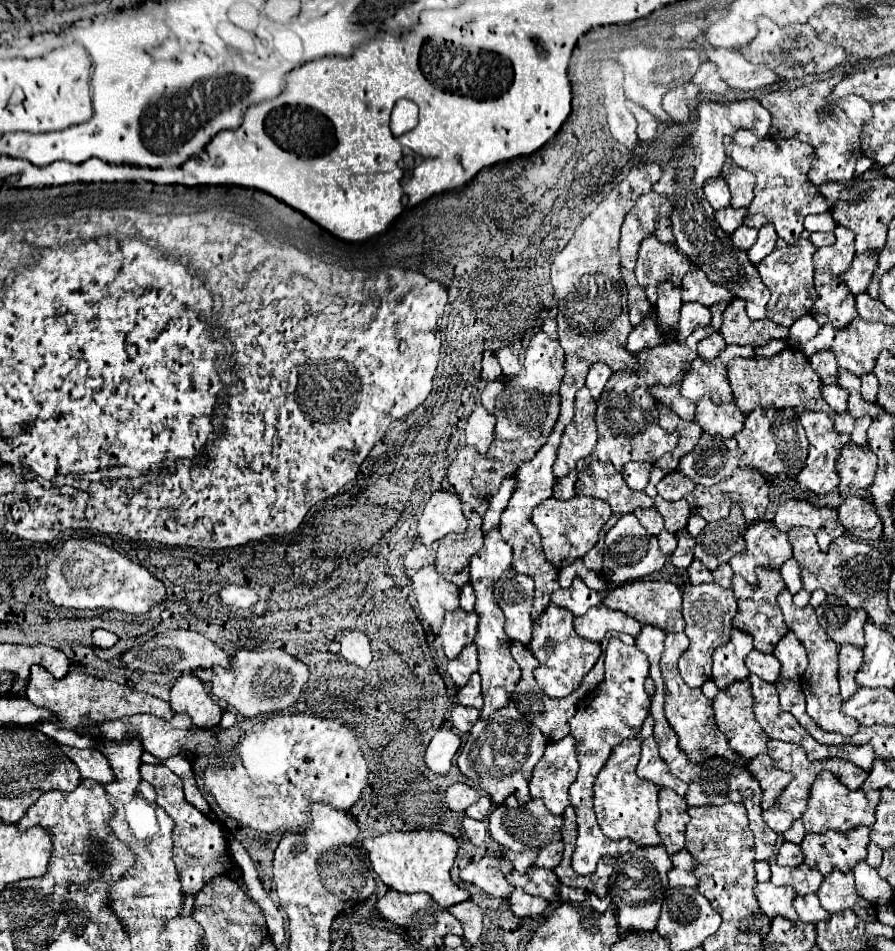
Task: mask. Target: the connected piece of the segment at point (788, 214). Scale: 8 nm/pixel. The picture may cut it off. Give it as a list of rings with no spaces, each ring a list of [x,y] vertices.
[[[767,138],[757,142],[751,148],[733,146],[731,158],[745,170],[751,170],[757,176],[755,184],[755,198],[747,208],[745,224],[751,228],[761,228],[765,224],[773,224],[779,238],[783,238],[789,244],[795,244],[799,234],[803,232],[803,220],[809,214],[821,214],[831,208],[827,200],[823,200],[823,194],[815,184],[809,182],[807,170],[811,168],[813,160],[813,148],[809,144],[803,144],[799,140],[775,140]]]

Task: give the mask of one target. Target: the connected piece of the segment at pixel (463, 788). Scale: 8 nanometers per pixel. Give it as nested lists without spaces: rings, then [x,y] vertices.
[[[457,782],[457,784],[447,788],[447,798],[445,800],[447,800],[447,804],[451,802],[451,808],[459,812],[459,810],[467,810],[471,804],[475,804],[479,800],[479,796],[481,794],[479,794],[477,788]]]

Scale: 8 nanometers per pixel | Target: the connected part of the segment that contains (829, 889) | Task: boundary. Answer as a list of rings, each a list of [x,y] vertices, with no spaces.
[[[839,870],[831,872],[827,878],[823,878],[823,884],[817,890],[817,896],[821,900],[821,906],[829,914],[851,910],[865,922],[873,922],[877,918],[875,908],[857,894],[853,872],[847,872],[847,874]]]

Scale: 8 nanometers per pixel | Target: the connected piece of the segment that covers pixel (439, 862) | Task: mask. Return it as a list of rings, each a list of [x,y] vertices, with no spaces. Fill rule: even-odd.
[[[413,830],[413,832],[385,832],[375,838],[365,838],[361,846],[367,850],[371,866],[375,866],[377,876],[387,888],[399,892],[427,892],[437,904],[449,908],[469,898],[469,892],[459,888],[451,876],[449,868],[457,854],[457,840],[439,830]]]

